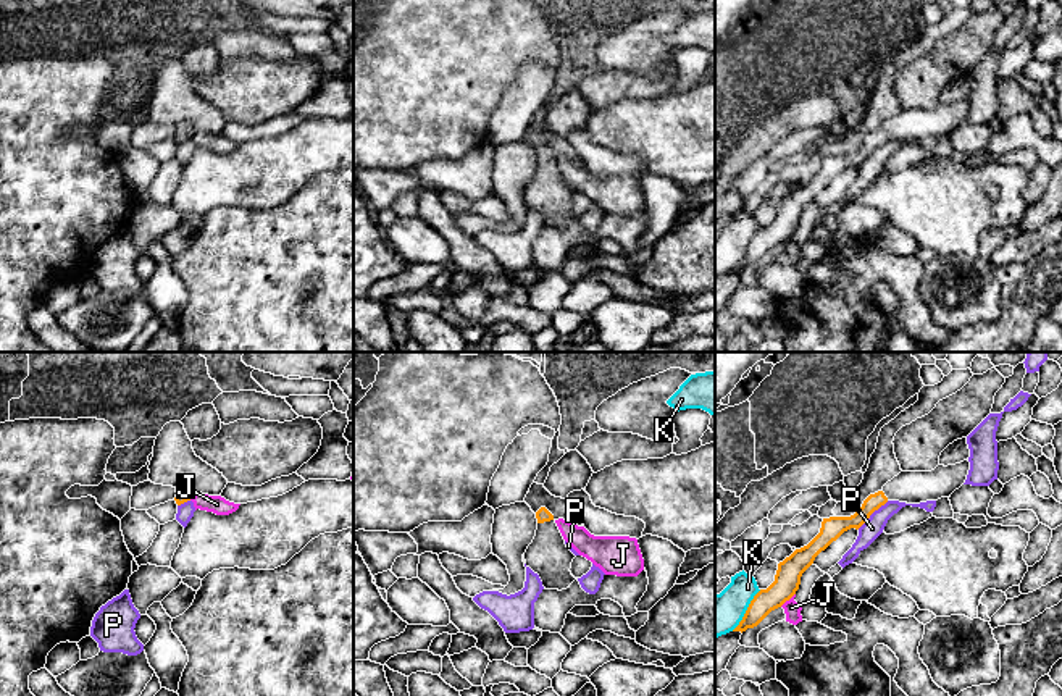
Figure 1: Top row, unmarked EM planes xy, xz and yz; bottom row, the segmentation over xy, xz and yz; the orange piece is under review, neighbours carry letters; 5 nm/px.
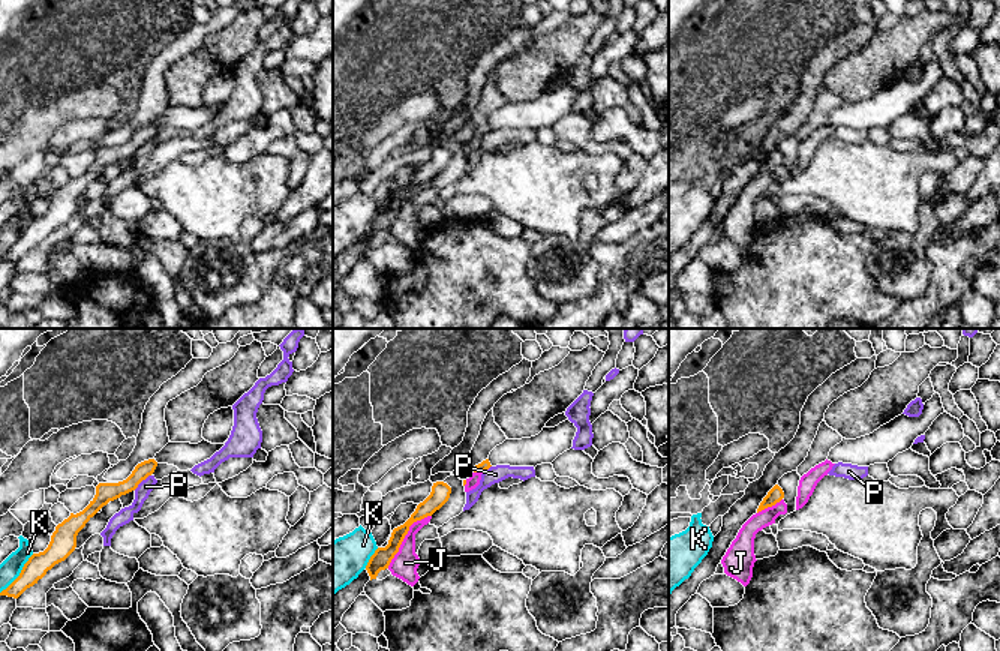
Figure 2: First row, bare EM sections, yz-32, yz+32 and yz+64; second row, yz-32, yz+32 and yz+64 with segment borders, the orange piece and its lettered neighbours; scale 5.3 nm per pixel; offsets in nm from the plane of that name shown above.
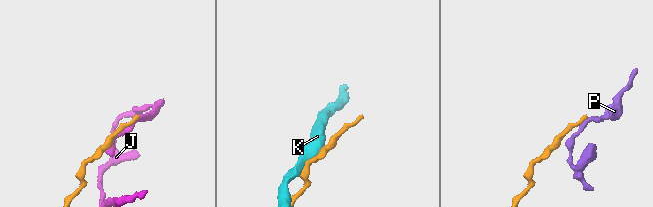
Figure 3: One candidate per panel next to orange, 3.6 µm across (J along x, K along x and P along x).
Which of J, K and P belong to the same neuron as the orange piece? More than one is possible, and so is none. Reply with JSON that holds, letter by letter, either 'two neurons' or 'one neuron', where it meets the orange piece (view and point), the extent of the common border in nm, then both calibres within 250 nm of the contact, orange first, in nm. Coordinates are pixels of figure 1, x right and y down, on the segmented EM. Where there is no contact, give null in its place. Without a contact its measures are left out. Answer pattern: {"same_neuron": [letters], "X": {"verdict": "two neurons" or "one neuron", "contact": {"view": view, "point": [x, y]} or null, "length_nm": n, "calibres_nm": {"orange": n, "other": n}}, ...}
{"same_neuron": [], "J": {"verdict": "two neurons", "contact": {"view": "yz", "point": [786, 599]}, "length_nm": 100, "calibres_nm": {"orange": 130, "other": 80}}, "K": {"verdict": "two neurons", "contact": {"view": "yz", "point": [746, 611]}, "length_nm": 260, "calibres_nm": {"orange": 130, "other": 200}}, "P": {"verdict": "two neurons", "contact": {"view": "yz", "point": [872, 512]}, "length_nm": 220, "calibres_nm": {"orange": 110, "other": 100}}}

